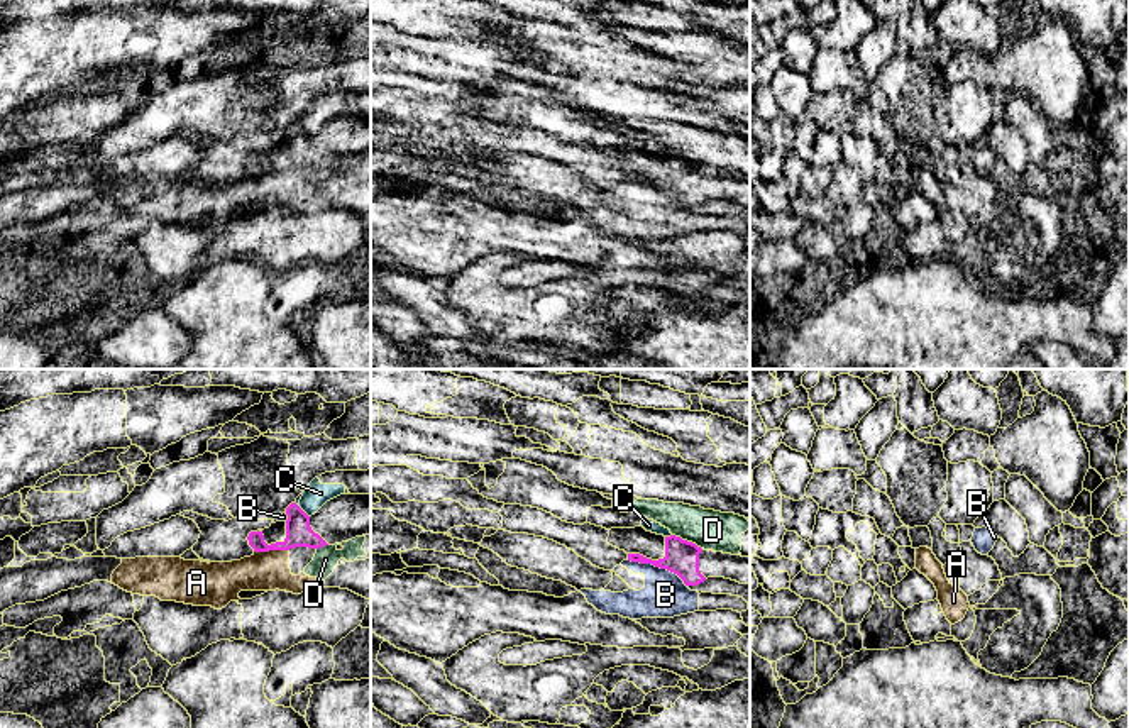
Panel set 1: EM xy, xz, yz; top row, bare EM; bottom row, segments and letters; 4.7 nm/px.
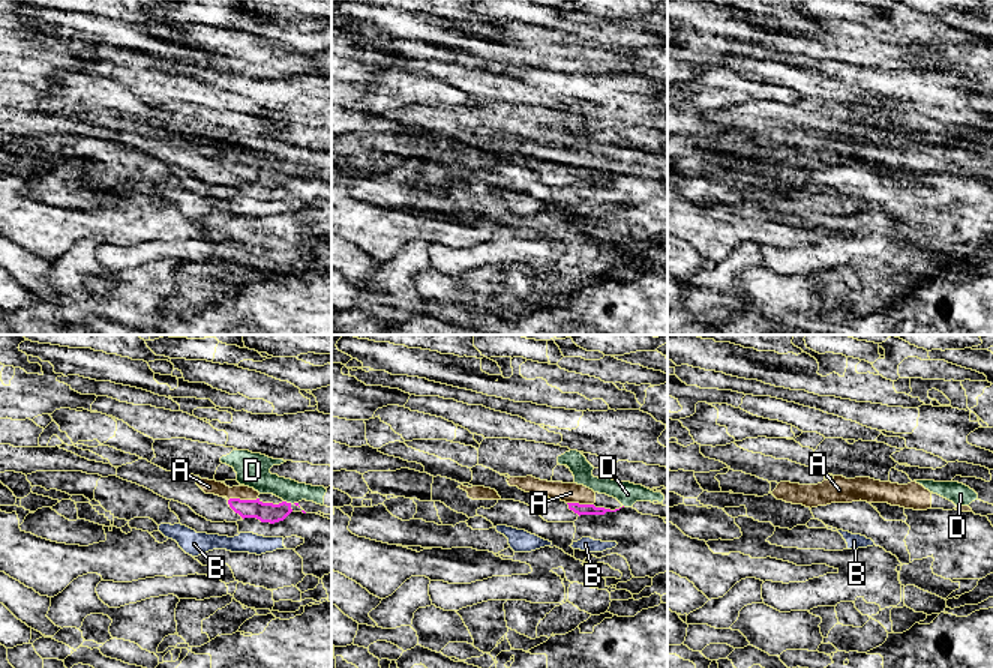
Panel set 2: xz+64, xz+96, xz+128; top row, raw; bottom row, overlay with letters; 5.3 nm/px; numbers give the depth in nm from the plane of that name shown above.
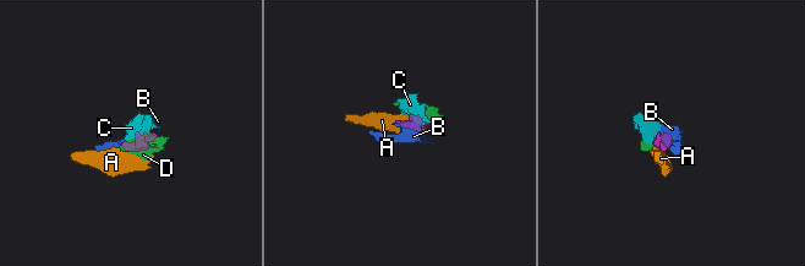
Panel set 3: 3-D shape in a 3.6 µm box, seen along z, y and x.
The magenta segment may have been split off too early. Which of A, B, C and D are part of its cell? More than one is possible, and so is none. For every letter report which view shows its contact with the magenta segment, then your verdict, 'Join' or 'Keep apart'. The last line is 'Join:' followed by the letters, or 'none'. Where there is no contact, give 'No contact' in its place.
A: Touches magenta in xy. Keep apart
B: Touches magenta in xz. Keep apart
C: Touches magenta in xy. Keep apart
D: Touches magenta in xz. Keep apart
Join: none

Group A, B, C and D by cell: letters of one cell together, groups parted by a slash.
A D / B / C

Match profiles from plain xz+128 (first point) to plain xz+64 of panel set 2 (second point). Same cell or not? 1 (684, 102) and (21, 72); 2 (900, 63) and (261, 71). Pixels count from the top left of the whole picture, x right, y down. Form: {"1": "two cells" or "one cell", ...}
{"1": "two cells", "2": "one cell"}

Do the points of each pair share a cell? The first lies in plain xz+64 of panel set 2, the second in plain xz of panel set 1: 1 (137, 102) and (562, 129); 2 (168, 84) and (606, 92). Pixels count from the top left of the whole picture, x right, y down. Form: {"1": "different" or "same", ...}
{"1": "same", "2": "same"}

